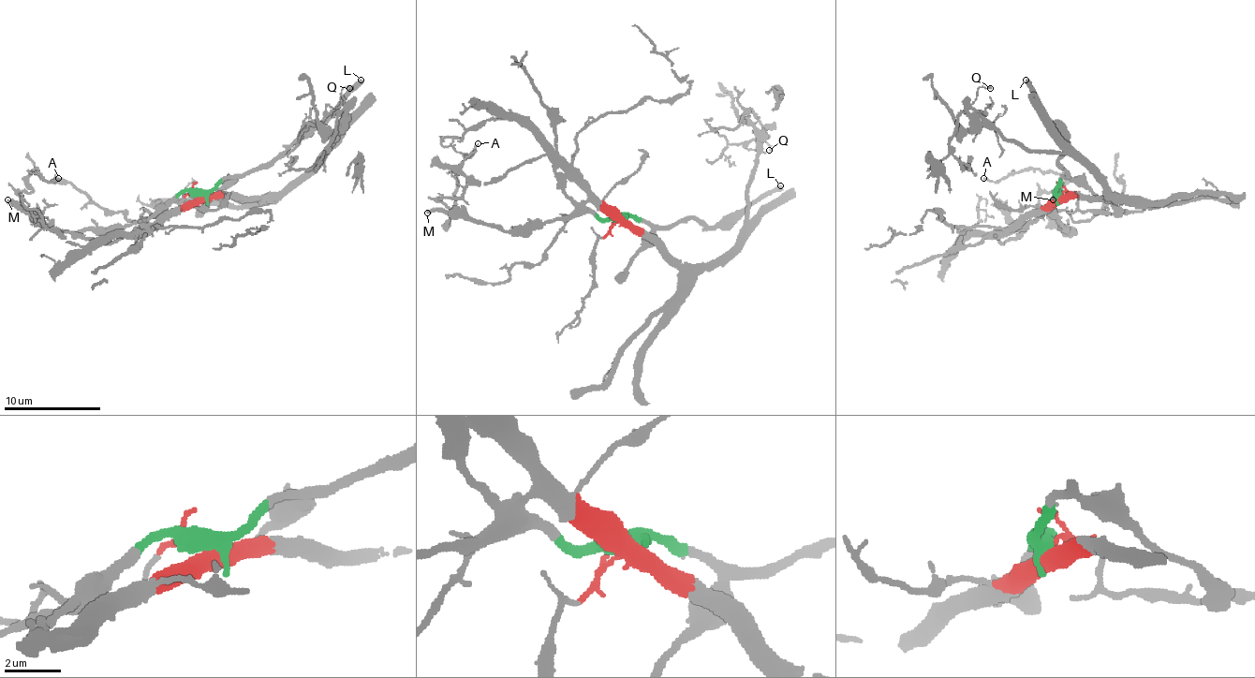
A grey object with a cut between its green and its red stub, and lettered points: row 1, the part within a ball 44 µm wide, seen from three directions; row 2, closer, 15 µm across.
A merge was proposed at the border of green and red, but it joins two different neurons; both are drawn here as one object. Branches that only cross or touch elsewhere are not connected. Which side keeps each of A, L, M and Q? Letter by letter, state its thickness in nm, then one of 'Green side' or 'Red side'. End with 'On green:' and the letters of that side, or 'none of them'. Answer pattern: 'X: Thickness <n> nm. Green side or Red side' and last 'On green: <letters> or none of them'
A: Thickness 170 nm. Red side
L: Thickness 420 nm. Green side
M: Thickness 320 nm. Green side
Q: Thickness 140 nm. Red side
On green: L, M

